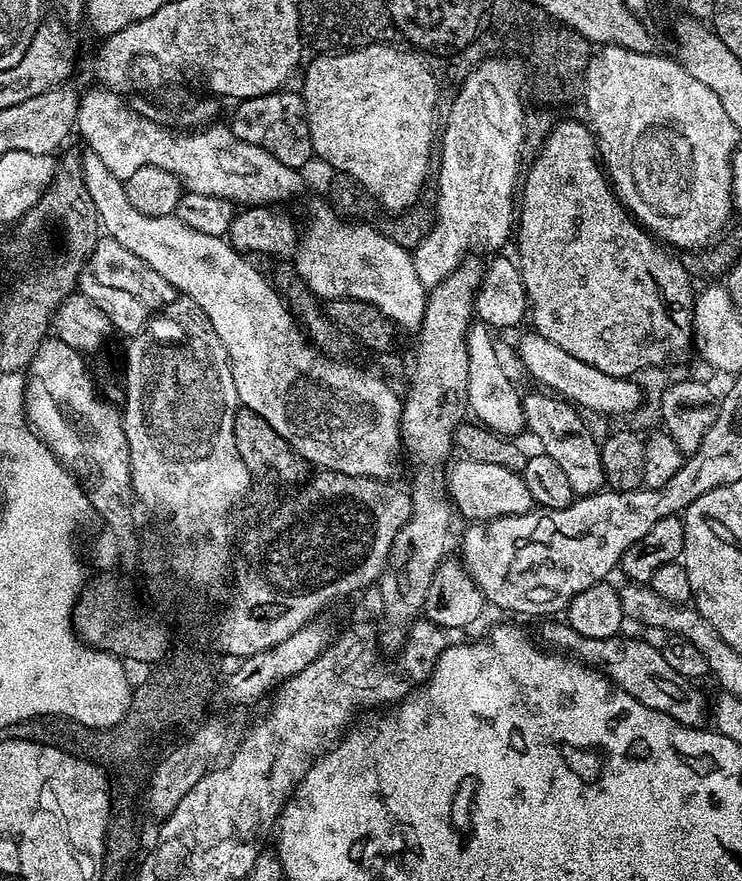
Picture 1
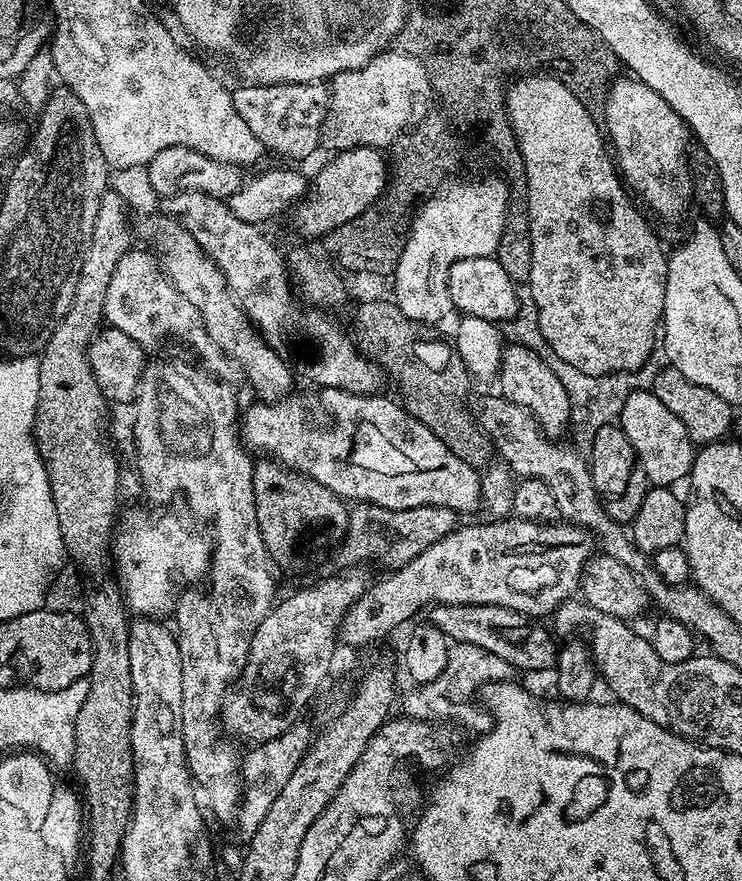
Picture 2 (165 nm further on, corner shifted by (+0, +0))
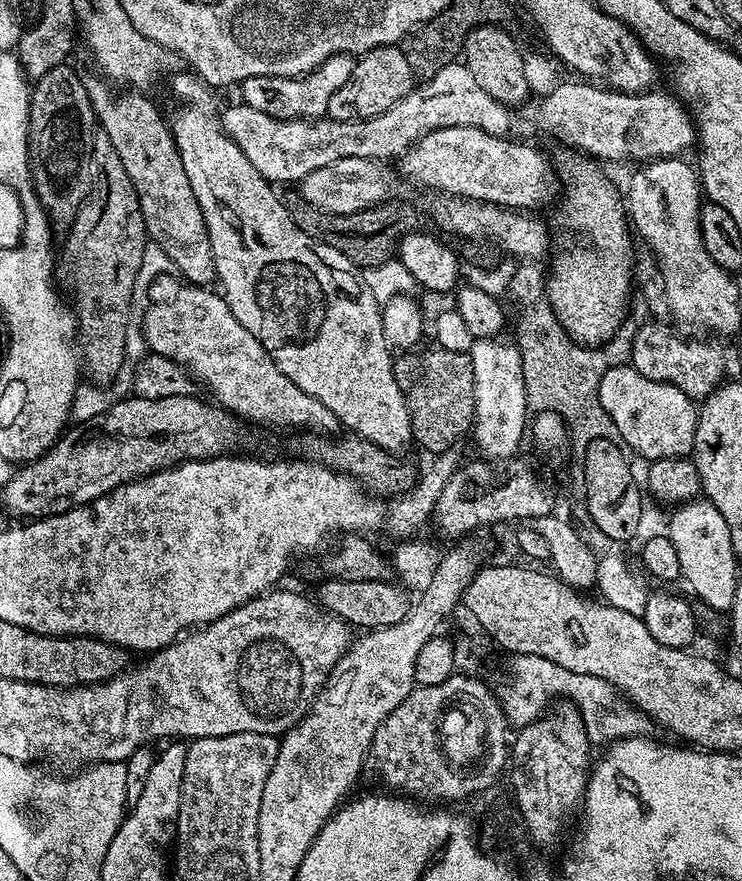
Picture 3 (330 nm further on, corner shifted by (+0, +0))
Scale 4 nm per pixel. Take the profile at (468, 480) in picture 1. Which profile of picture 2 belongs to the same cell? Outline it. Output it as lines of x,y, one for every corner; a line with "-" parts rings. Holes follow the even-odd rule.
320,388
320,404
332,412
332,424
315,424
304,420
304,404
300,400
285,398
275,402
255,402
243,409
238,420
240,439
249,453
263,454
301,472
314,482
326,486
335,496
345,502
377,504
390,510
421,508
429,504
439,508
449,508
452,512
463,514
481,507
481,473
473,465
462,462
435,434
418,418
414,418
395,399
381,394
347,392
341,388

